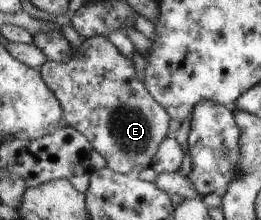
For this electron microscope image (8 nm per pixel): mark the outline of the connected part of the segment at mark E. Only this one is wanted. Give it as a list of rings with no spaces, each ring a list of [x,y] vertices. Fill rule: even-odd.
[[[94,36],[82,42],[80,53],[78,55],[73,53],[70,61],[61,64],[47,59],[39,69],[44,81],[55,92],[60,105],[63,106],[64,125],[82,132],[93,149],[104,157],[107,168],[119,174],[134,175],[142,169],[152,167],[153,158],[156,157],[159,146],[170,131],[168,123],[171,114],[155,100],[147,86],[136,79],[135,71],[132,60],[126,59],[104,36]]]

